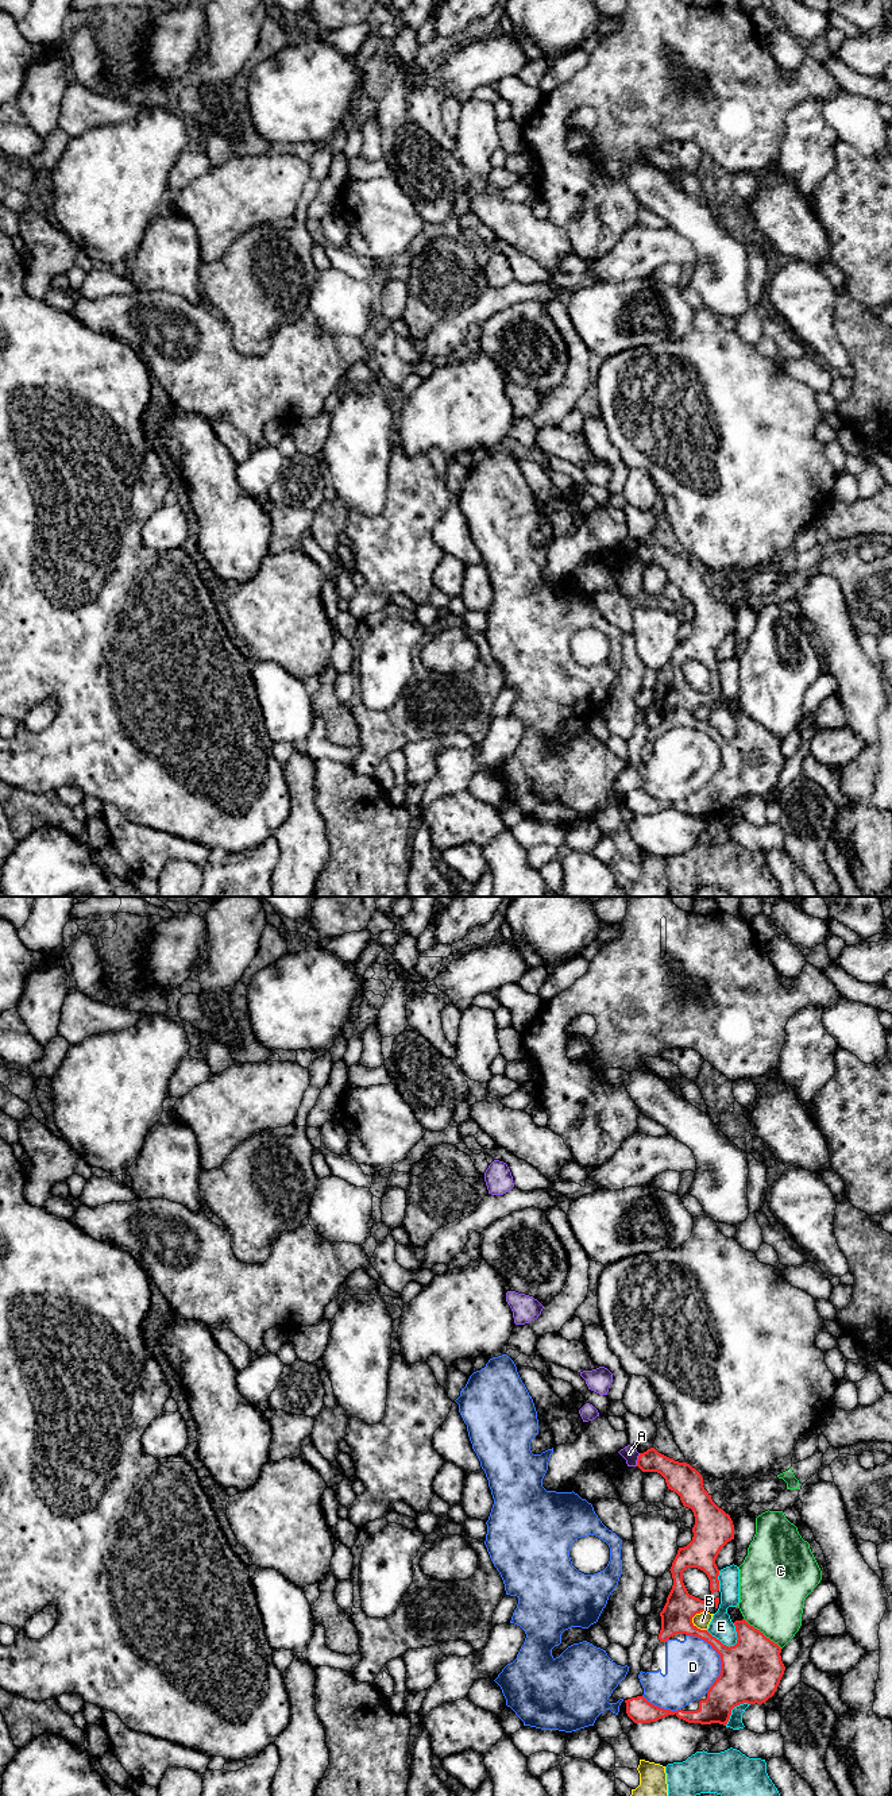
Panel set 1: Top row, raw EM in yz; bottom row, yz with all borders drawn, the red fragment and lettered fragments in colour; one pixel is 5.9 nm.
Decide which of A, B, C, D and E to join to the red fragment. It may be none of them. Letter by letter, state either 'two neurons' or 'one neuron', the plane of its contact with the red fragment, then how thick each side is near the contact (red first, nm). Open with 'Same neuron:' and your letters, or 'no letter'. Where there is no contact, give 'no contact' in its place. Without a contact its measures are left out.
Same neuron: no letter
A: two neurons; meets red in yz; 150 nm thick on the red side, 90 nm on the other
B: two neurons; meets red in yz; 190 nm thick on the red side, 90 nm on the other
C: two neurons; meets red in yz; 360 nm thick on the red side, 400 nm on the other
D: two neurons; meets red in yz; 360 nm thick on the red side, 320 nm on the other
E: two neurons; meets red in yz; 360 nm thick on the red side, 140 nm on the other

